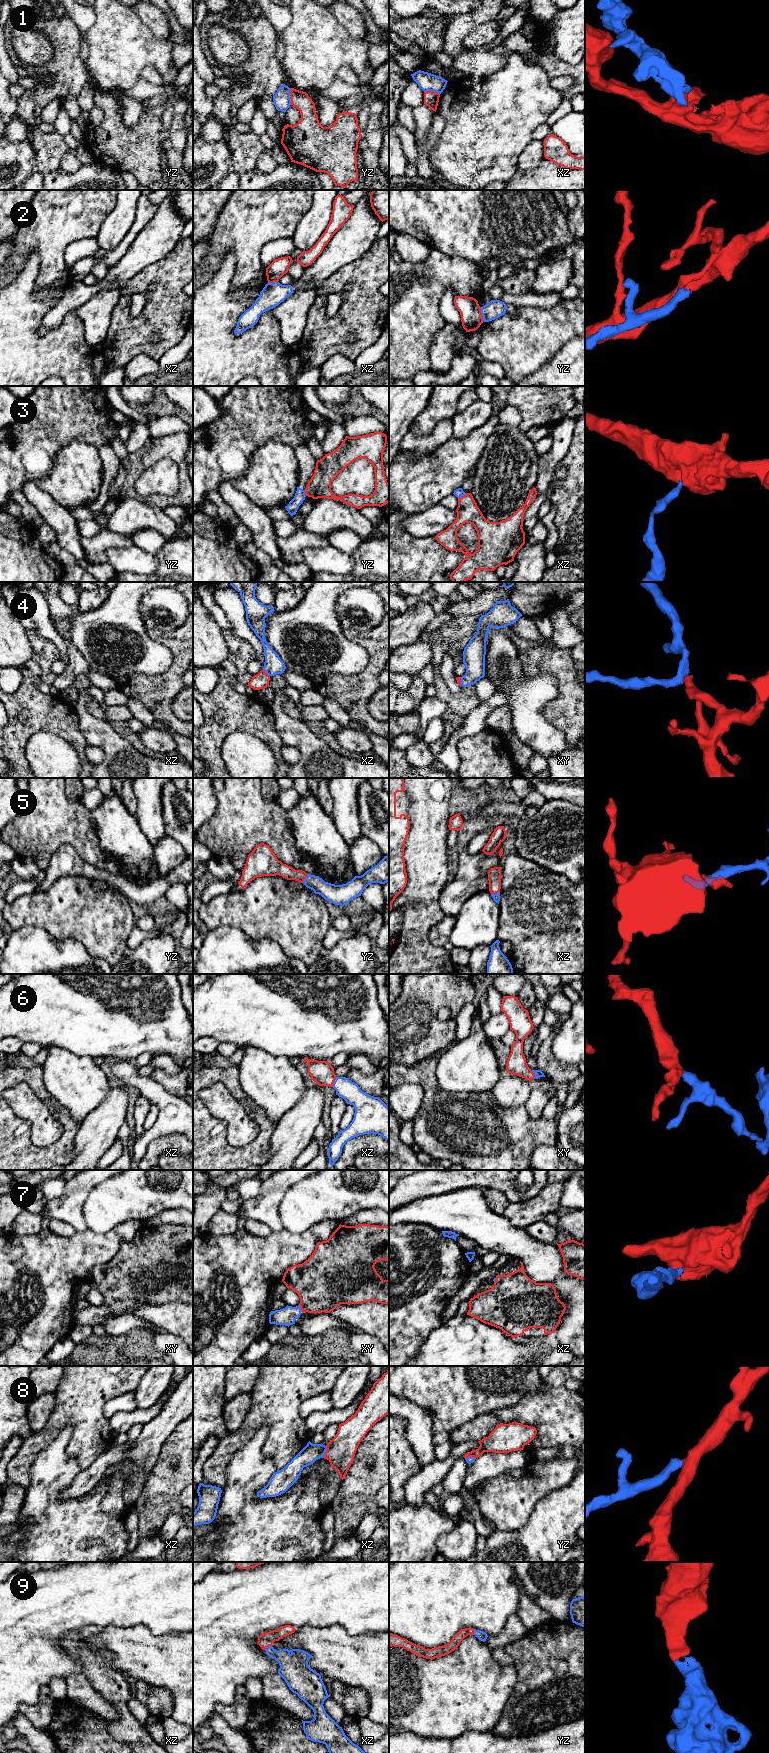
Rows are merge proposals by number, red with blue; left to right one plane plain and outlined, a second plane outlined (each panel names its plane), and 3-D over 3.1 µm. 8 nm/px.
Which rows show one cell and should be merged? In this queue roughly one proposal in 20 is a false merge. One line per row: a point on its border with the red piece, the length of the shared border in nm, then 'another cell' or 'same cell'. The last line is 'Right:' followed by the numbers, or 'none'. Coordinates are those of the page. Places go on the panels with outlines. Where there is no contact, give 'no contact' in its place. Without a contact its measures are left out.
1: yz (290, 96) | 140 nm | another cell
2: yz (481, 314) | 120 nm | another cell
3: xz (462, 496) | 80 nm | another cell
4: xz (265, 673) | 80 nm | same cell
5: yz (305, 877) | 90 nm | same cell
6: xz (334, 1080) | 90 nm | same cell
7: xy (300, 1307) | 70 nm | same cell
8: xz (325, 1452) | 100 nm | same cell
9: xz (268, 1646) | 70 nm | same cell
Right: 4, 5, 6, 7, 8, 9

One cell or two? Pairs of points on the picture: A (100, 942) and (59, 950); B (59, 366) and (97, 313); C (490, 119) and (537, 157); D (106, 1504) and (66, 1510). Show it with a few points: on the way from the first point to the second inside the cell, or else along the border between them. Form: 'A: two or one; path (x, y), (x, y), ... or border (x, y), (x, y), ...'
A: two; border (60, 939), (78, 940), (91, 956), (103, 958)
B: two; border (76, 309), (83, 323), (85, 342), (96, 348)
C: two; border (533, 139), (519, 156), (517, 169)
D: two; border (110, 1483), (101, 1509), (123, 1514)

